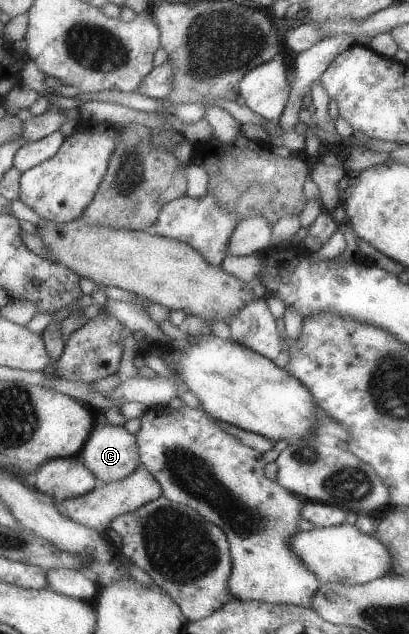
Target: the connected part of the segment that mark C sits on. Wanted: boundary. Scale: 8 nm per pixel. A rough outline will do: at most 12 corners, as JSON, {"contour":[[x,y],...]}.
{"contour":[[98,424],[78,457],[101,484],[138,468],[134,435]]}

